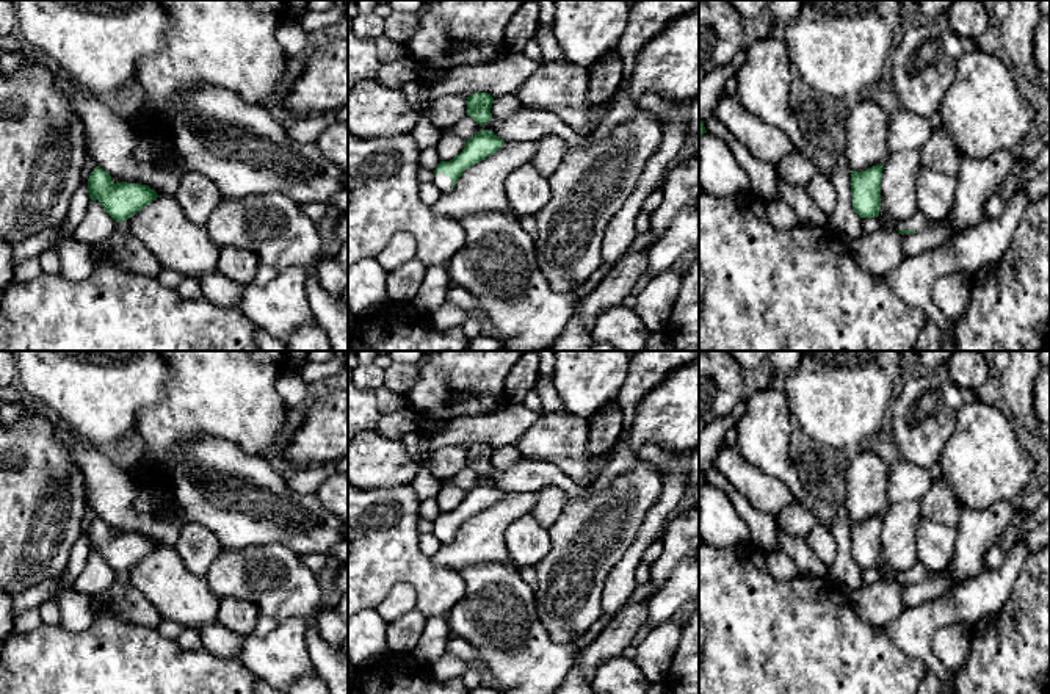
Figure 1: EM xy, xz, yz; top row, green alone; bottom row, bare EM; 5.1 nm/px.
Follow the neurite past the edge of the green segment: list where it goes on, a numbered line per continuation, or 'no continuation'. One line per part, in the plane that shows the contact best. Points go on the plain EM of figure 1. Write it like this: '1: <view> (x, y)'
1: xz (442, 533)

